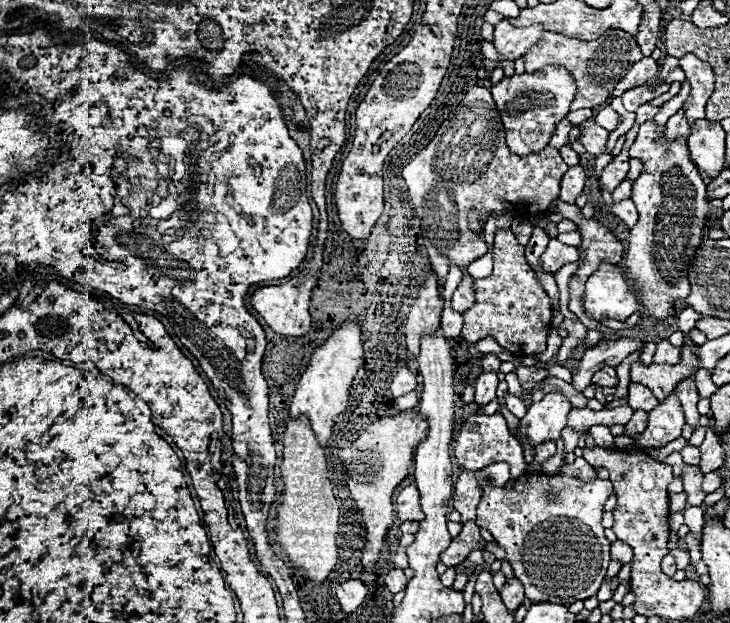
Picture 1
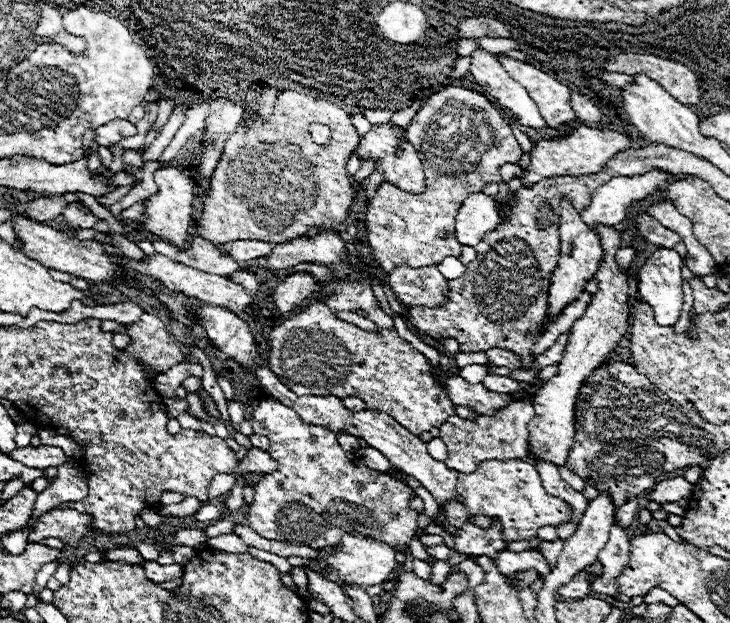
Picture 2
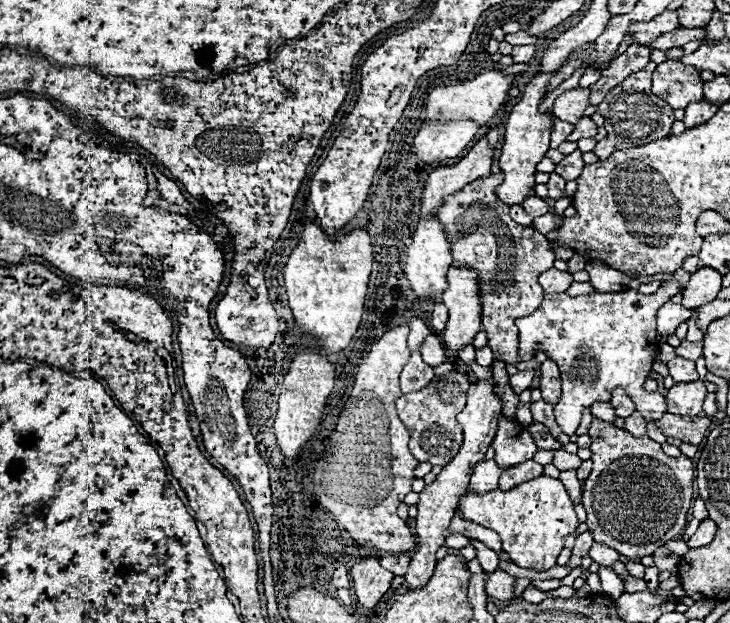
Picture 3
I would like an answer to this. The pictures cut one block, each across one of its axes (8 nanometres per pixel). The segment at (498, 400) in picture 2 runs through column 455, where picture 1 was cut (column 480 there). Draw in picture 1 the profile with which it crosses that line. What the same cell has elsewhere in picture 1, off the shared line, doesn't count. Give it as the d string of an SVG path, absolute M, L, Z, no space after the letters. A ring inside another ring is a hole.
M482 372L476 380L476 392L474 392L476 402L484 406L490 400L494 400L496 388L498 388L498 374L496 372Z

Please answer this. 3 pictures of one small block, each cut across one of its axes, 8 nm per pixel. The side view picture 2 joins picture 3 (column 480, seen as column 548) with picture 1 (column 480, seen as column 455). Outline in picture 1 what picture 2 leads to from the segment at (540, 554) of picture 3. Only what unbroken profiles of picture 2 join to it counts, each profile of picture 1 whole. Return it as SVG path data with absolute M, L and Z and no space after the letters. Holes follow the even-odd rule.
M524 474L512 486L512 490L484 486L476 524L490 530L494 540L506 550L506 560L512 564L514 578L524 584L526 598L530 602L562 602L564 606L570 606L576 600L592 598L606 576L610 562L610 542L604 536L604 526L600 520L604 504L612 492L610 480L596 478L592 482L580 482L562 474Z

